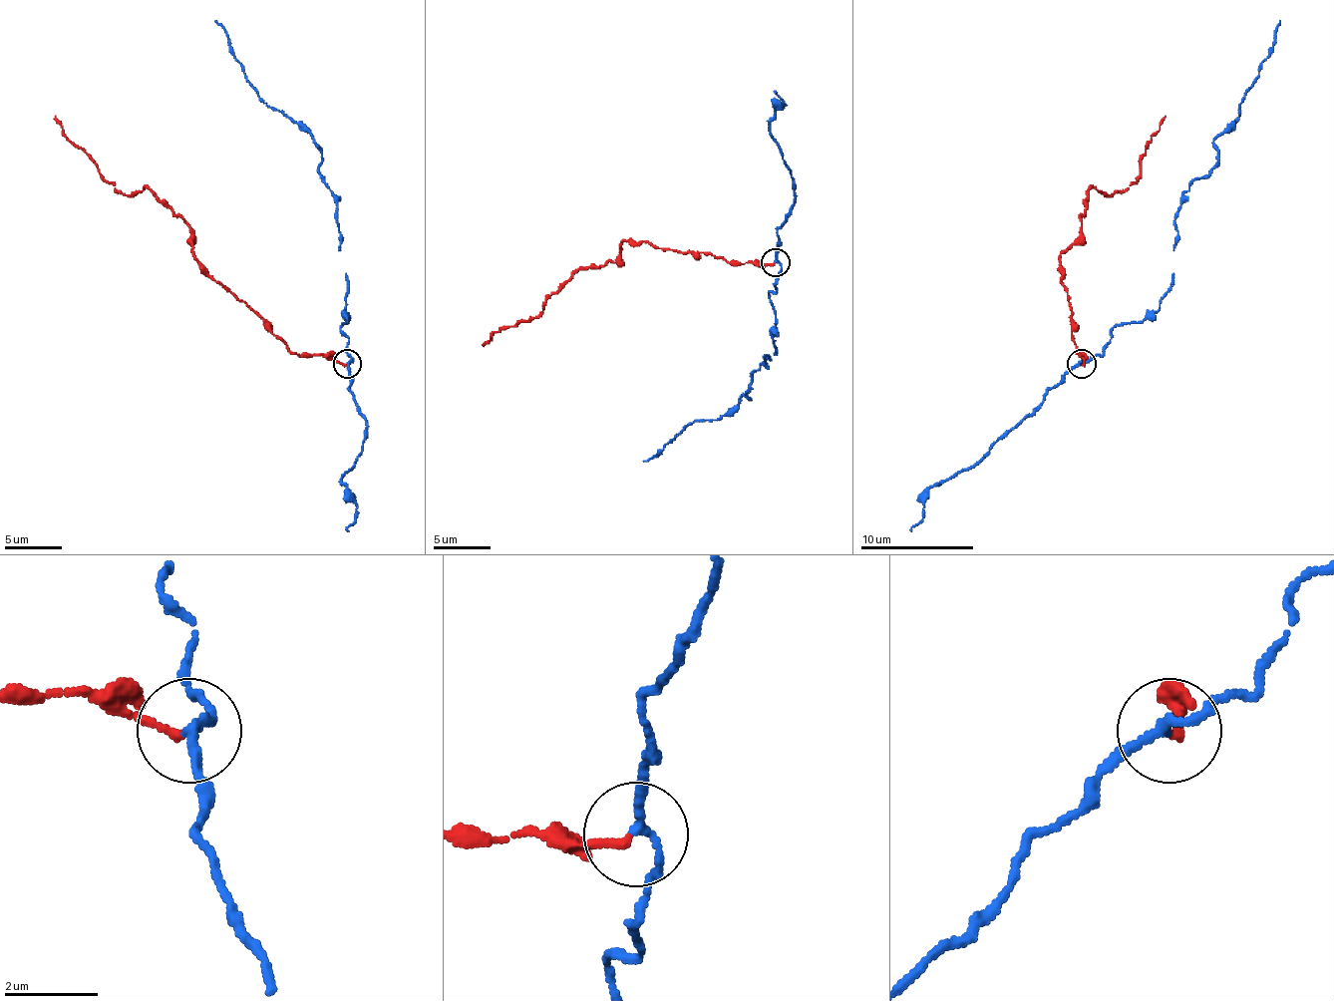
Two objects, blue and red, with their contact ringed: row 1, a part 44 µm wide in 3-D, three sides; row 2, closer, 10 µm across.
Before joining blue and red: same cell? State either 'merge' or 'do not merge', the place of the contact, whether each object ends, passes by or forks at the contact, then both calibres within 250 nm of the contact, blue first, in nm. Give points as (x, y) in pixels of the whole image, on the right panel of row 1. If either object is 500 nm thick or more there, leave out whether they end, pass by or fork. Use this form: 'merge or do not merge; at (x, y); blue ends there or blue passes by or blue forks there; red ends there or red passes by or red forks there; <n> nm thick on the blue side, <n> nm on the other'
merge; at (1081, 364); blue passes by; red ends there; 180 nm thick on the blue side, 170 nm on the other

